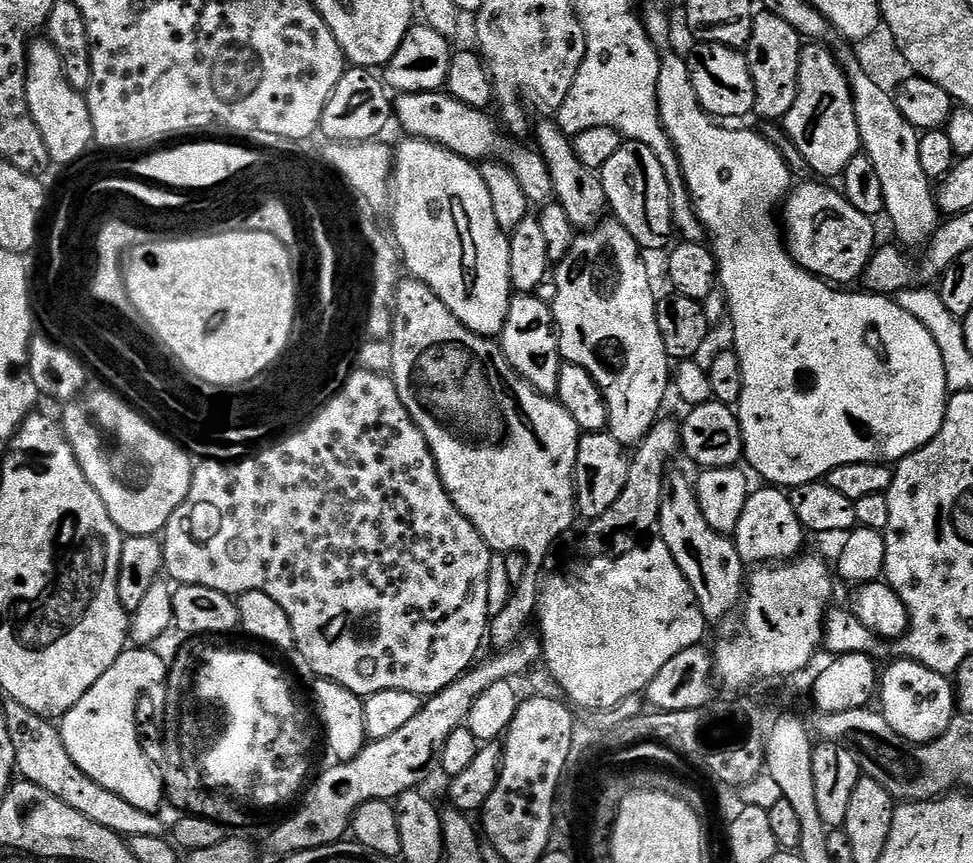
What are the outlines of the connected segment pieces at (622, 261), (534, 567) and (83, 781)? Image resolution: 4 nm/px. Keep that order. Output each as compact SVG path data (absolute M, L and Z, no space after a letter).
M608 218L596 225L591 230L584 230L573 239L570 250L564 255L562 262L557 263L554 268L554 278L556 274L556 297L551 297L550 307L552 316L556 319L556 330L560 333L560 355L565 361L574 366L582 366L590 378L602 390L606 398L608 407L608 427L607 431L611 432L618 442L625 446L639 445L649 430L656 425L657 420L661 419L662 412L660 407L664 404L664 395L670 392L670 361L666 354L666 346L662 346L662 334L658 334L658 318L656 317L657 293L652 293L652 280L648 277L648 268L644 265L640 245L634 242L634 238L625 228L617 224L615 219Z
M404 278L401 279L400 285L396 287L396 320L392 323L391 344L394 364L390 375L392 381L396 384L398 398L402 398L402 406L406 406L406 410L410 414L412 421L418 426L418 430L422 430L422 434L434 454L436 469L442 478L444 488L448 492L448 497L454 502L457 510L471 522L474 530L478 530L478 534L482 534L482 538L487 542L488 547L492 549L493 553L507 554L509 552L521 552L528 559L526 574L511 589L507 602L497 609L498 614L496 615L495 613L489 621L489 641L491 643L494 641L495 647L503 650L515 644L525 633L527 629L525 627L531 618L533 621L539 609L540 585L542 582L540 574L542 575L547 552L551 550L560 536L573 531L572 523L577 523L576 459L578 458L578 446L580 445L582 435L580 427L578 426L578 422L574 422L574 418L570 418L570 414L560 404L559 399L543 396L541 392L535 392L530 386L530 382L523 380L513 370L510 362L504 356L504 351L500 349L499 343L495 339L480 336L477 332L471 332L465 324L458 322L458 318L454 318L454 314L450 314L447 306L433 294L430 286L426 286L423 280Z
M5 699L3 703L2 711L6 714L10 742L14 742L15 771L23 779L29 780L34 786L42 786L42 790L54 794L54 798L66 802L66 806L73 810L79 810L84 817L90 818L90 822L99 822L106 826L106 830L114 830L114 834L128 840L165 835L166 824L164 828L157 813L130 806L126 798L118 798L118 794L100 788L98 782L94 782L89 776L82 774L82 770L78 770L74 758L70 758L70 750L66 750L66 742L62 742L59 727L51 719L26 710L26 706L13 700Z

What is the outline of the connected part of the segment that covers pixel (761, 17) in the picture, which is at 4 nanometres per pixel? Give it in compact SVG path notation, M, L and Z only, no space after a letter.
M767 10L757 15L746 55L756 95L754 112L757 117L760 115L764 122L783 121L790 106L794 106L794 98L798 94L801 47L802 38L794 30L794 26L790 26L790 22Z

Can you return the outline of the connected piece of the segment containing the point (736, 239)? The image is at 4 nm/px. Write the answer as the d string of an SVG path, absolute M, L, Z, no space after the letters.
M666 51L663 55L661 55L660 73L658 74L658 90L656 93L658 94L658 102L660 103L660 120L664 123L664 129L667 130L668 137L672 139L672 147L676 149L676 157L680 159L680 169L686 178L686 186L690 190L692 205L698 214L698 218L704 224L707 239L710 241L710 247L716 257L719 287L722 289L722 292L724 288L724 296L728 299L728 312L726 312L726 314L731 320L732 329L734 330L734 342L732 343L732 348L738 354L738 362L742 362L742 398L740 399L740 403L738 405L738 415L740 418L742 438L744 439L743 459L746 461L746 464L748 460L749 465L747 464L747 467L751 469L753 473L756 471L757 474L764 479L761 481L767 482L769 485L775 486L781 490L791 490L793 488L797 488L798 486L802 486L803 484L814 482L815 480L824 480L830 470L834 470L838 466L846 466L850 462L870 462L871 464L887 464L892 466L897 462L906 459L911 452L917 452L922 446L929 444L929 442L938 434L938 430L942 426L944 415L948 409L948 401L950 399L950 393L948 387L946 386L946 370L942 366L942 358L940 357L938 346L934 342L934 338L930 338L930 330L926 330L926 326L922 326L922 322L918 322L918 318L914 318L914 314L906 314L906 310L902 310L902 306L898 306L895 299L889 298L884 294L865 294L863 291L860 291L861 293L852 292L856 290L841 290L839 287L830 286L828 281L820 279L819 276L812 275L811 272L808 272L804 267L798 264L794 257L788 255L785 241L782 239L782 224L778 219L778 209L785 203L785 201L787 201L790 193L793 191L793 169L789 168L782 154L774 145L771 144L771 142L767 140L764 134L761 134L759 131L758 133L747 132L744 128L732 128L736 126L725 126L723 123L717 122L713 119L713 117L709 116L708 113L705 112L704 107L698 102L698 94L692 85L692 75L688 69L688 61L683 55L680 57L676 52L667 53Z

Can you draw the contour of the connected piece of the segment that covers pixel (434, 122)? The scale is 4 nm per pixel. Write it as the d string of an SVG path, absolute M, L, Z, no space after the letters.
M447 91L406 92L397 95L394 100L394 120L405 128L409 137L417 140L429 140L462 158L473 162L484 162L500 148L502 128L488 117L482 108L466 106L458 98L449 96Z

